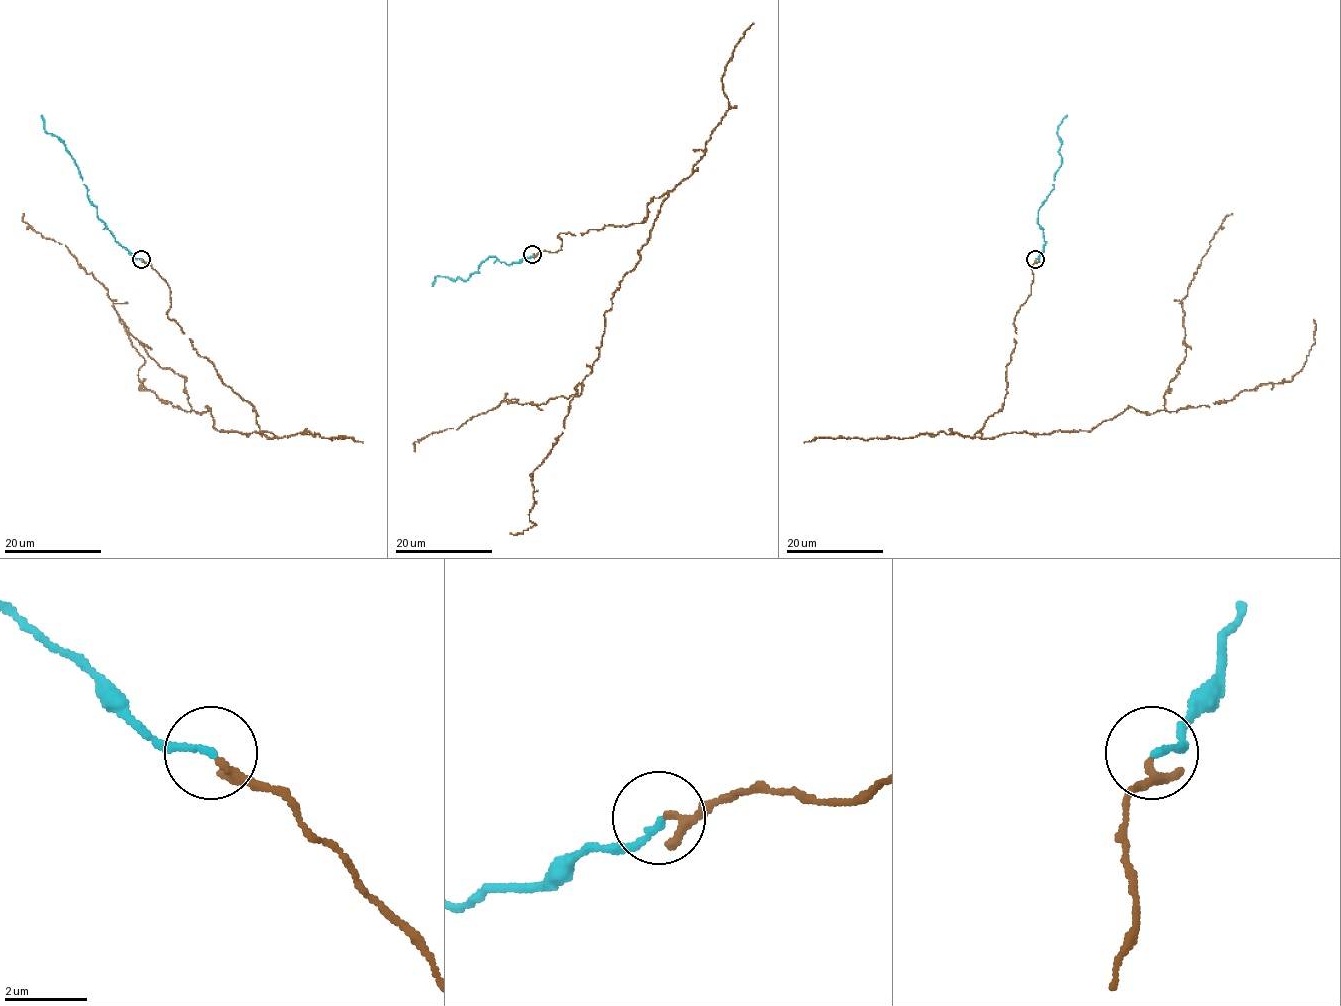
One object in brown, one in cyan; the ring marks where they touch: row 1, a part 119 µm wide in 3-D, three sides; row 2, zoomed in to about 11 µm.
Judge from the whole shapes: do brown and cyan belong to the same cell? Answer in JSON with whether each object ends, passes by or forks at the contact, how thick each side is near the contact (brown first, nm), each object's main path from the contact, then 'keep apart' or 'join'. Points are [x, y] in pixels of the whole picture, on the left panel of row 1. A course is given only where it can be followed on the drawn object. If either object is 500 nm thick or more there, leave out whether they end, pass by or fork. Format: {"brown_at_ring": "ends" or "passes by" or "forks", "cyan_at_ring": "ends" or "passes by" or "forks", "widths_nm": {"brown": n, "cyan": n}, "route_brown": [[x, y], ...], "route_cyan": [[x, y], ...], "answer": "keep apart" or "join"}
{"brown_at_ring": "ends", "cyan_at_ring": "ends", "widths_nm": {"brown": 220, "cyan": 160}, "route_brown": [[142, 259], [170, 289], [170, 319], [276, 437], [194, 411], [185, 378], [24, 213]], "route_cyan": [[142, 259], [119, 244], [98, 217], [97, 207], [88, 199], [75, 160], [56, 136], [45, 130], [41, 115]], "answer": "join"}

